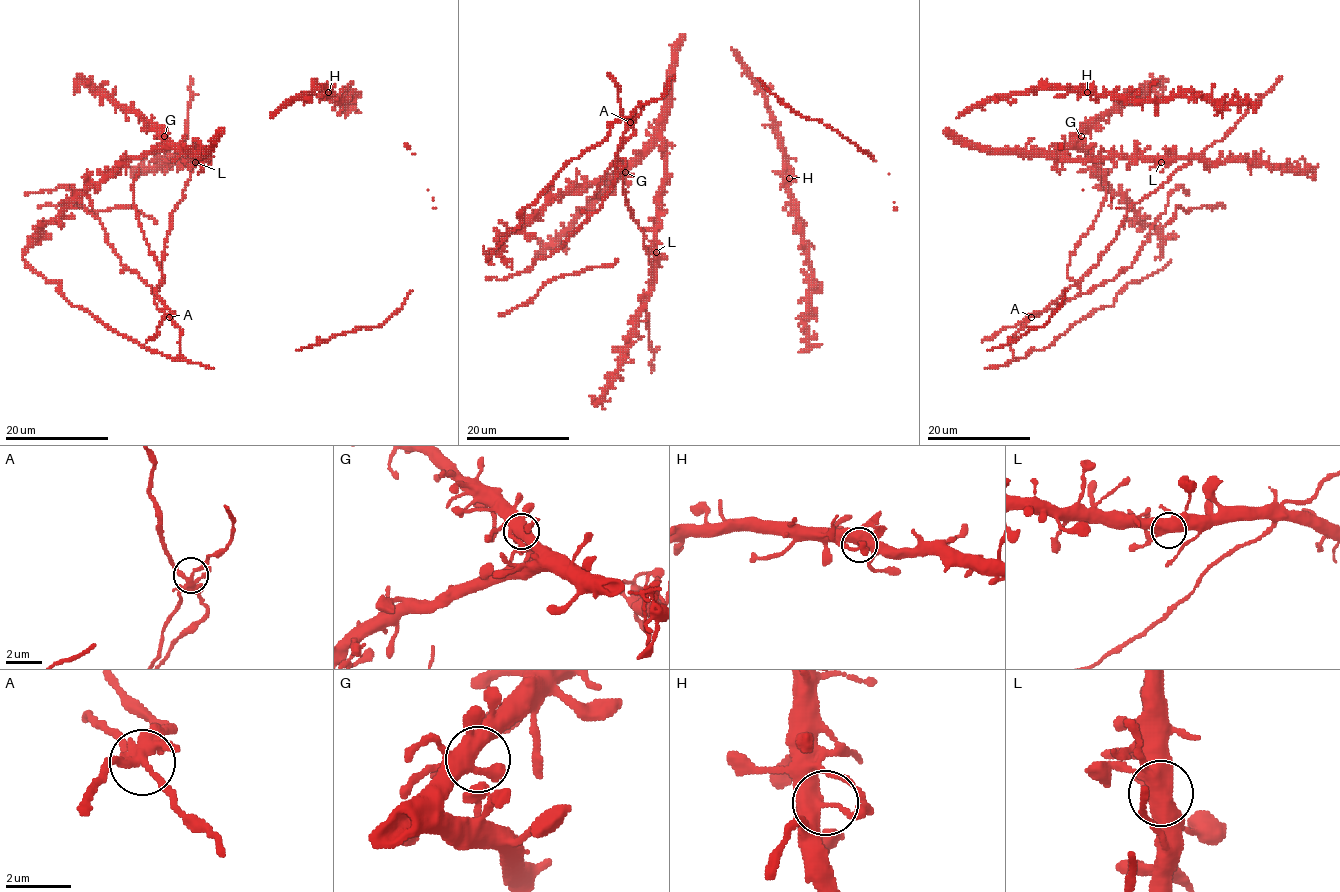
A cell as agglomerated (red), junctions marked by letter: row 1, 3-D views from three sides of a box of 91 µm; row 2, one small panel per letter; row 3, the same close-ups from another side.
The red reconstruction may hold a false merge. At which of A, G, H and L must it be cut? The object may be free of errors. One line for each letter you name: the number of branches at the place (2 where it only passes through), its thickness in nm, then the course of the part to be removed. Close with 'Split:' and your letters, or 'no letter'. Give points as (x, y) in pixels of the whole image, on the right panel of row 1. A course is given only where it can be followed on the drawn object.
A: branches 6; calibre 300 nm; course (1030, 317), (1042, 312), (1098, 263), (1134, 203), (1157, 191), (1196, 154), (1220, 141), (1281, 76)
Split: A

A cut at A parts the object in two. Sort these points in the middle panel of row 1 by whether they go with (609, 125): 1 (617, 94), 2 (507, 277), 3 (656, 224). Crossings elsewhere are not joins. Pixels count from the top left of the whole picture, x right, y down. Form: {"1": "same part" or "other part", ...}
{"1": "other part", "2": "other part", "3": "same part"}

